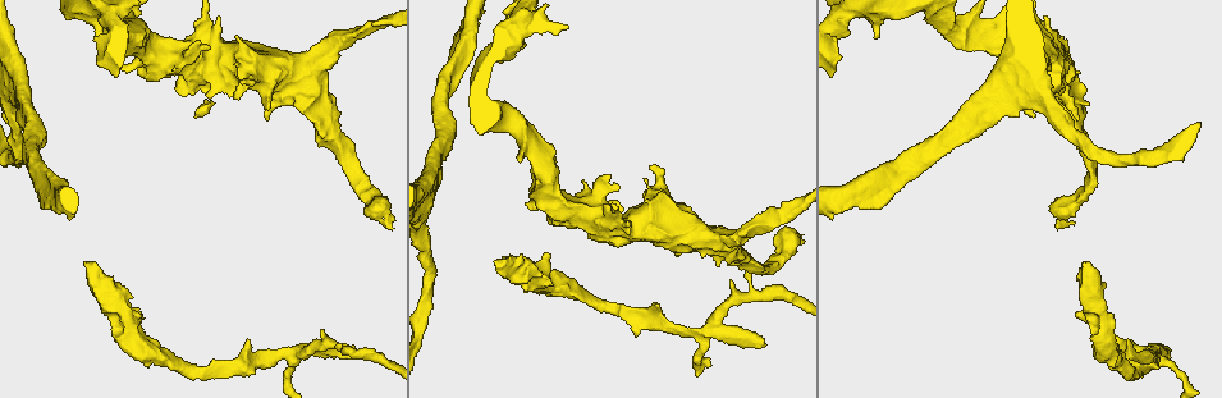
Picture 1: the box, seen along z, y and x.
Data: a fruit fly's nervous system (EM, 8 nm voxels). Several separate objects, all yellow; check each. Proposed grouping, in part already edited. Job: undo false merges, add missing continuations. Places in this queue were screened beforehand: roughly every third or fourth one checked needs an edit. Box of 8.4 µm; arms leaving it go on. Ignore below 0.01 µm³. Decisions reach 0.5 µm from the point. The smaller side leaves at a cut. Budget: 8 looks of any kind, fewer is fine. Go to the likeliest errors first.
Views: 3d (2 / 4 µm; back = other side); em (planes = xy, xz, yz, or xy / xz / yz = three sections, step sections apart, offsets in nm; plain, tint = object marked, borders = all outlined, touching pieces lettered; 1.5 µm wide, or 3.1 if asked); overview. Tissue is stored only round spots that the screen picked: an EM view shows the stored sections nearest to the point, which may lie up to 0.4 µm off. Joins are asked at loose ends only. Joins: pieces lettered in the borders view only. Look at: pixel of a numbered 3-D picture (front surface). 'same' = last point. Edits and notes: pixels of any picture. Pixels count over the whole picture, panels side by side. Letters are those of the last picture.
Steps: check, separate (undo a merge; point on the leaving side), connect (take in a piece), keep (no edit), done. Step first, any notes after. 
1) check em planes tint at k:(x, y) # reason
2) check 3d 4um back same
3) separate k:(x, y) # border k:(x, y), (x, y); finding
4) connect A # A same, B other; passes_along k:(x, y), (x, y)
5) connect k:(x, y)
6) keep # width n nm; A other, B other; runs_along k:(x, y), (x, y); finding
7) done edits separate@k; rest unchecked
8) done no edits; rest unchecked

check 3d 2um back at 1:(1167, 351) # free end

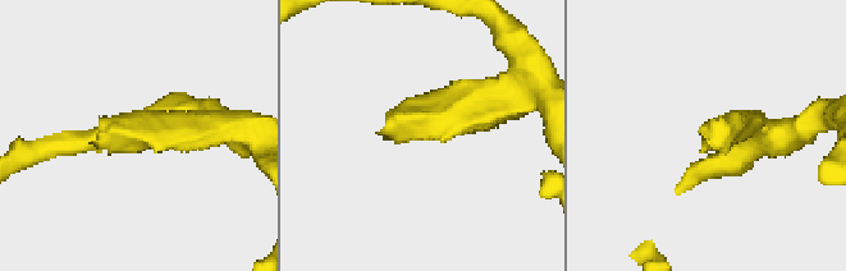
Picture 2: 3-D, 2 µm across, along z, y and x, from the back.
check em xz step 4 tint at 2:(380, 133)

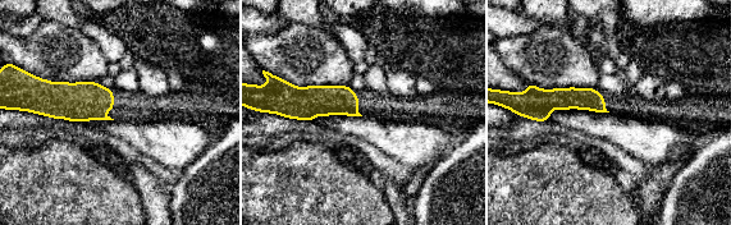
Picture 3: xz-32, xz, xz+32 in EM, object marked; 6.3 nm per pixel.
check em planes borders same

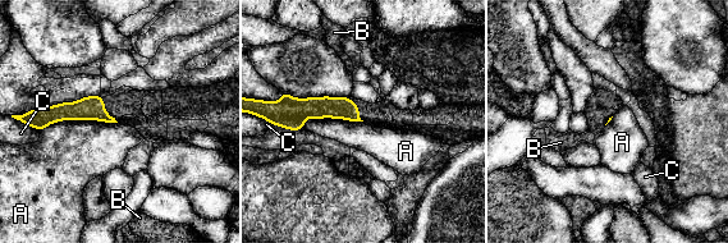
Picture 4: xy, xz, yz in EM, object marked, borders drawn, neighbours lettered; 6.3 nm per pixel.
keep # A other, B other, C other; no lettered piece goes on from it

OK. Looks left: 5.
check em 3.1um planes tint at 1:(182, 59) # a fork

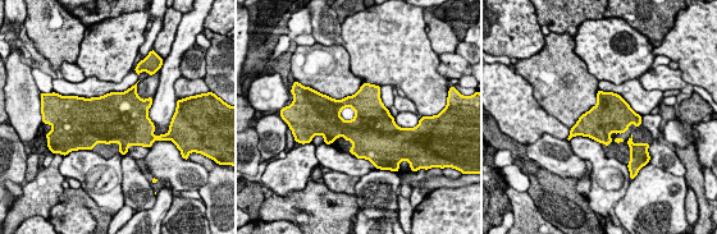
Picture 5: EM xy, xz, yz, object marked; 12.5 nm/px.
check em 3.1um planes borders same # see the neighbours

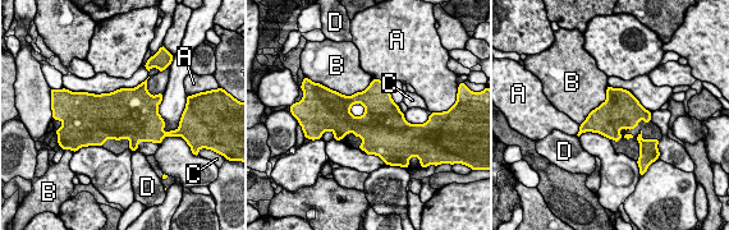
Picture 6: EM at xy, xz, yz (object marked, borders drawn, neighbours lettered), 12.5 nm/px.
keep # width 420 nm; A other, B other, C other, D other; all the same neuron

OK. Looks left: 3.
check em xz step 4 tint at 1:(1086, 265) # branch stops here

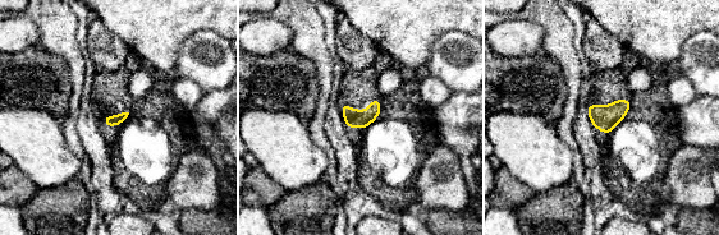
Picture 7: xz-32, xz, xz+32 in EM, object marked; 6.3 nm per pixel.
check em planes borders same # another direction

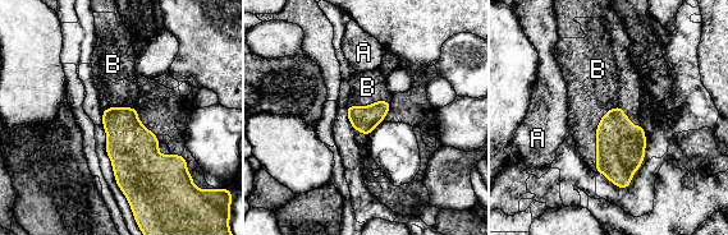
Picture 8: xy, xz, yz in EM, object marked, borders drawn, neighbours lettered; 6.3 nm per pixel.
connect 8:(590, 96) # A other, B same; passes_along 8:(621, 146), (596, 134), (590, 96); the neuron continues

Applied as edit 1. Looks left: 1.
done edits connect@8; rest unchecked

